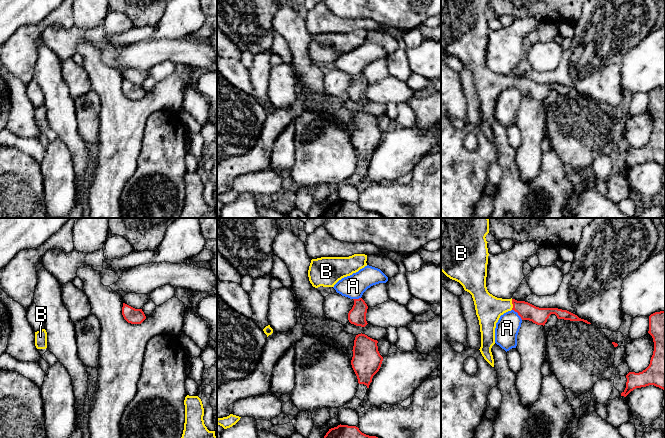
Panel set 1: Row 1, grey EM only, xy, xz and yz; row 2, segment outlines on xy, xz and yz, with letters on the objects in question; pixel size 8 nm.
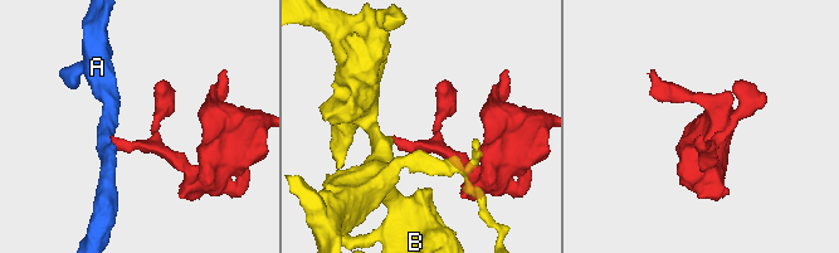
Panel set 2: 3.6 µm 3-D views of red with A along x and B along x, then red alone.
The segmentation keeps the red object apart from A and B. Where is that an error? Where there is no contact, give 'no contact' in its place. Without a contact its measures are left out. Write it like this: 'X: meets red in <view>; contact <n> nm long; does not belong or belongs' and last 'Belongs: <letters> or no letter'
A: meets red in yz; contact 120 nm long; does not belong
B: meets red in yz; contact 90 nm long; belongs
Belongs: B

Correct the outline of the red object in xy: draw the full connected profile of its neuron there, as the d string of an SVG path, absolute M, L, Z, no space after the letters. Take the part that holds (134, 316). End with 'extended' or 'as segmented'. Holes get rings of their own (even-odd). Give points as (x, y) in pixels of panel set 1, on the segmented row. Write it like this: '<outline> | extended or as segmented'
M123 303L122 315L131 324L141 324L146 319L142 309L135 309L125 303Z | as segmented

